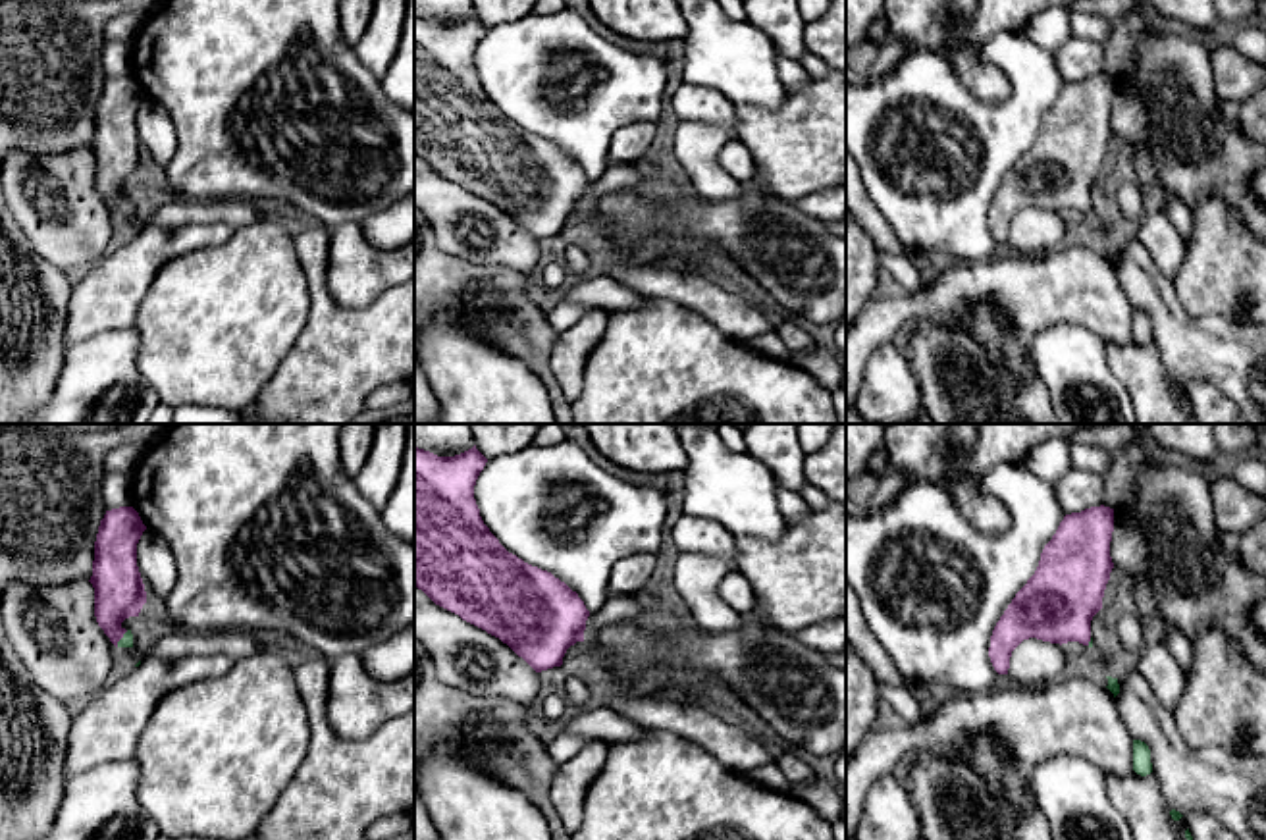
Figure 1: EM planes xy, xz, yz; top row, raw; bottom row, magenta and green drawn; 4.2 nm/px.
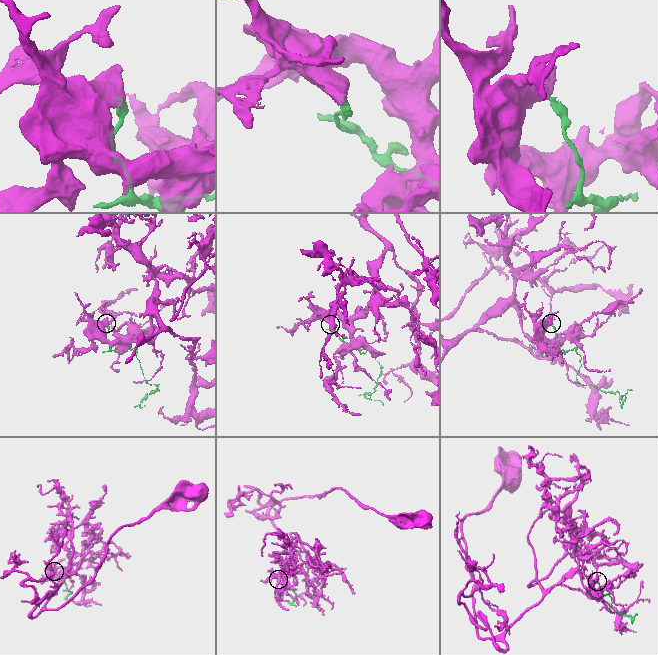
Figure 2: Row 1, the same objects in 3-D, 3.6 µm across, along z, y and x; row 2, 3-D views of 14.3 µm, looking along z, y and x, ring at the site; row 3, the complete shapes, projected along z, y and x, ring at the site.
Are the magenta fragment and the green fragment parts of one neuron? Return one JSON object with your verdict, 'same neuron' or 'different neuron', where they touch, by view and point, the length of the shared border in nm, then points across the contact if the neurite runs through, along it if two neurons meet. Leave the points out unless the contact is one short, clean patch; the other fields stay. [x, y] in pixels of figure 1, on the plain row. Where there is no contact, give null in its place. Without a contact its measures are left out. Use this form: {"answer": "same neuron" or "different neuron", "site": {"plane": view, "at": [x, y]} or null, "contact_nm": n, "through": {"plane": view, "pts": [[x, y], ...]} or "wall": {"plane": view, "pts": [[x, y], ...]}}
{"answer": "different neuron", "site": {"plane": "xy", "at": [122, 205]}, "contact_nm": 90, "wall": {"plane": "xy", "pts": [[128, 199], [116, 214]]}}

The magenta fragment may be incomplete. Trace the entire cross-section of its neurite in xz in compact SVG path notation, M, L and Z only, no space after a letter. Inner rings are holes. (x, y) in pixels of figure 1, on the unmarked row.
M414 13L414 154L435 173L499 206L536 241L561 235L567 218L584 210L590 179L565 150L509 121L484 92L474 54L486 31L476 13L455 25Z

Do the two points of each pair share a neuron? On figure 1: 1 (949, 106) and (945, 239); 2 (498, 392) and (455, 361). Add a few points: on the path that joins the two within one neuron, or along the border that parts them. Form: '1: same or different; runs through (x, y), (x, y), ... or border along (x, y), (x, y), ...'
1: same; runs through (941, 139), (941, 207)
2: same; runs through (488, 392), (465, 370)

